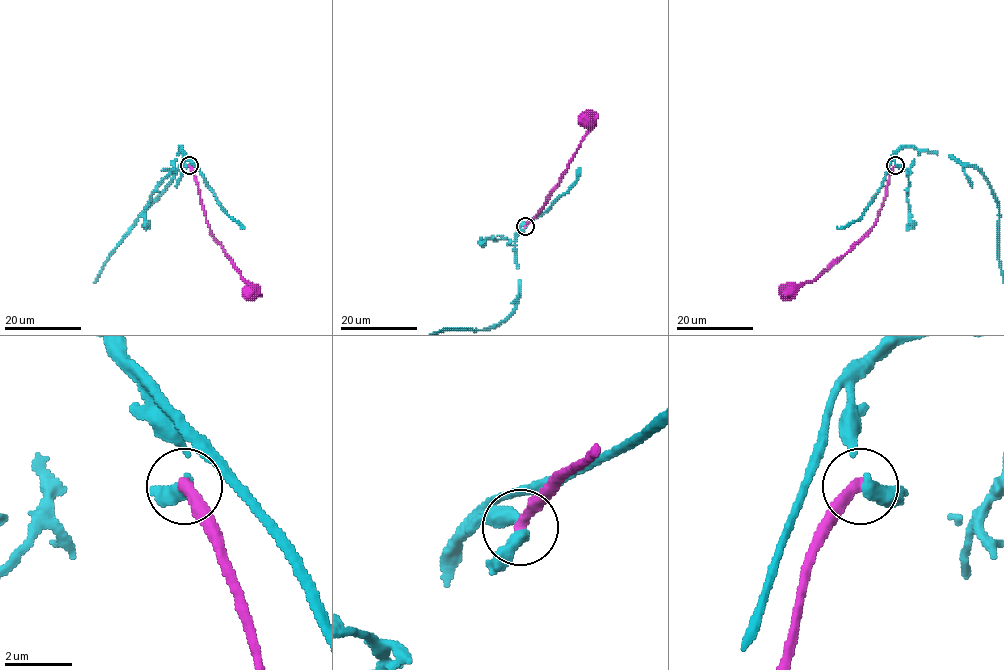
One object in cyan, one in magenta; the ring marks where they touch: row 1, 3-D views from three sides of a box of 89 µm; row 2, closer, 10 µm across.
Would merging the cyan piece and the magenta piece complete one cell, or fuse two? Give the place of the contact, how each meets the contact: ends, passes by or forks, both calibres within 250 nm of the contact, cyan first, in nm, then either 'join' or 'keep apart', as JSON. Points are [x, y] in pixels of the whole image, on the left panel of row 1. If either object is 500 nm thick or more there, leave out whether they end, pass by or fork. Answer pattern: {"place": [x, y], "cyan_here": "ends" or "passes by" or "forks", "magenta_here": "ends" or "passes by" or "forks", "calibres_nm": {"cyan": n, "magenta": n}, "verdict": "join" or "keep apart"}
{"place": [189, 165], "cyan_here": "passes by", "magenta_here": "ends", "calibres_nm": {"cyan": 300, "magenta": 360}, "verdict": "keep apart"}

